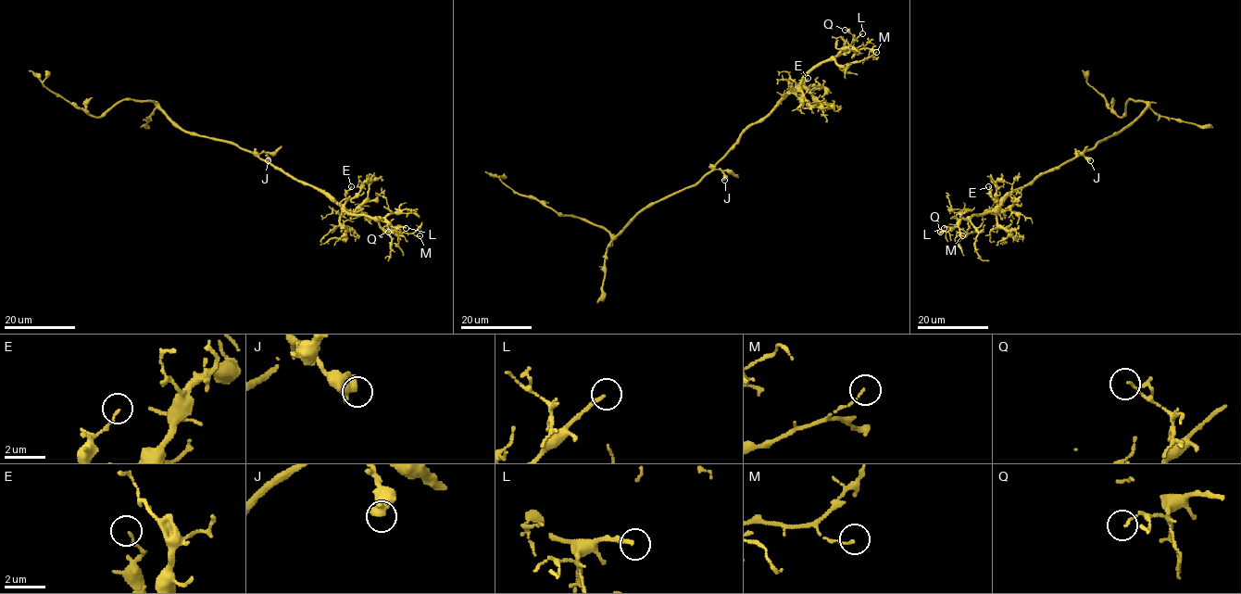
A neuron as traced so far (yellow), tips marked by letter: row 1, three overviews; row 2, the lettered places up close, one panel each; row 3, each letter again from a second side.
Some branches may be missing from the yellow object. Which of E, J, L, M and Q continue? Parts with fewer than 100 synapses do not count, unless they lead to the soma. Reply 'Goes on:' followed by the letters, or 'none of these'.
Goes on: L

